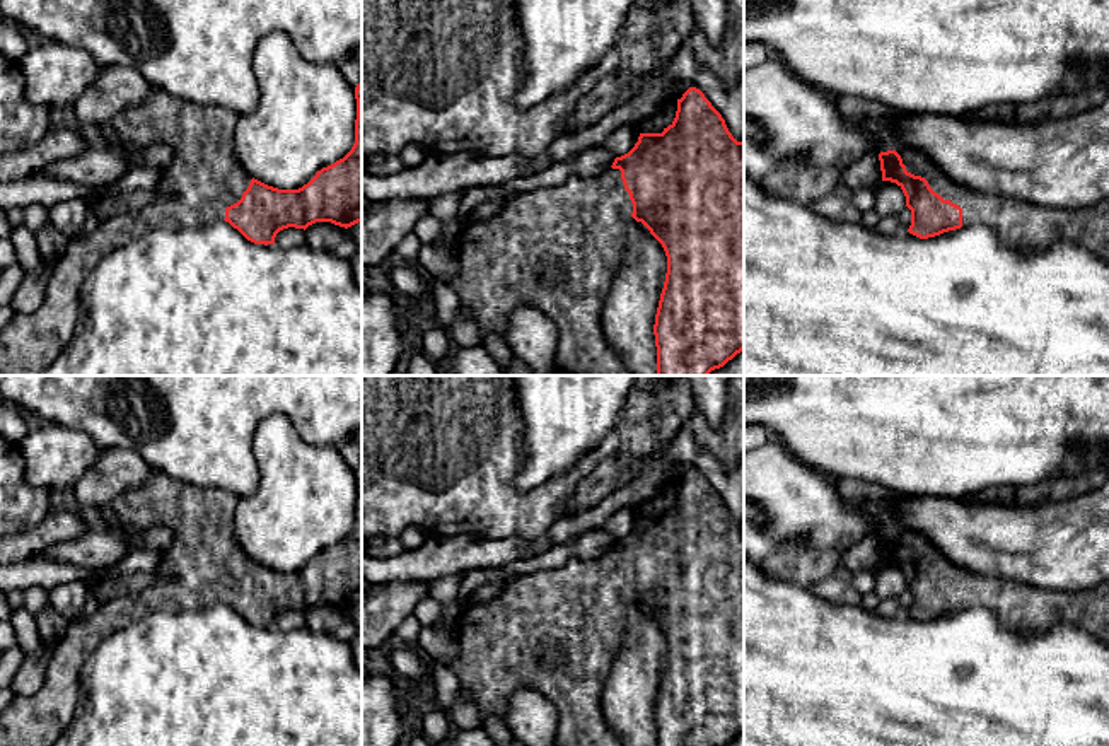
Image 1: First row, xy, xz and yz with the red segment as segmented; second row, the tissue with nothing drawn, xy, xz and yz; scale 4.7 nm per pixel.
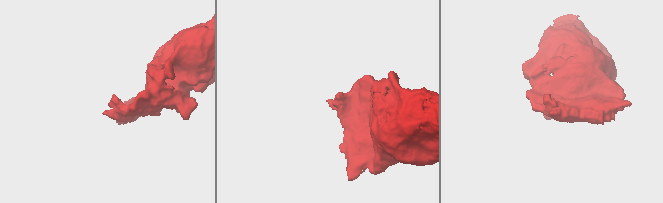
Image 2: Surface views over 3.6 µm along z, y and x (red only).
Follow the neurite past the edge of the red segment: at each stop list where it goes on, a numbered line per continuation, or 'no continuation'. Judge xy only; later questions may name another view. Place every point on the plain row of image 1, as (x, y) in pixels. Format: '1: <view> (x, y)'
1: xy (203, 560)

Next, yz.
1: yz (1019, 606)

